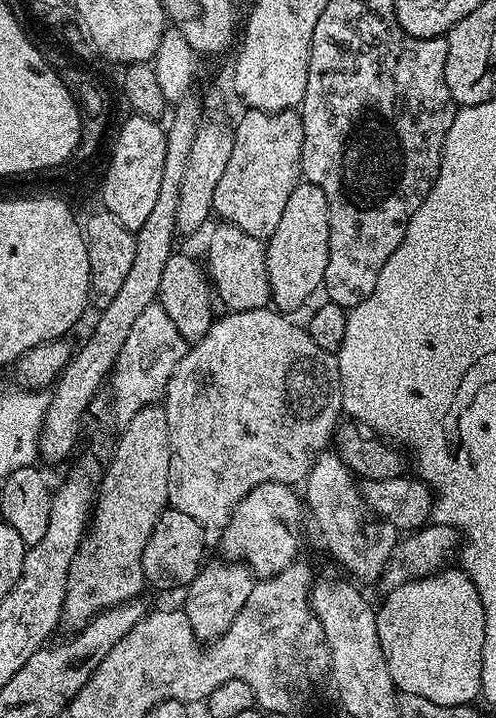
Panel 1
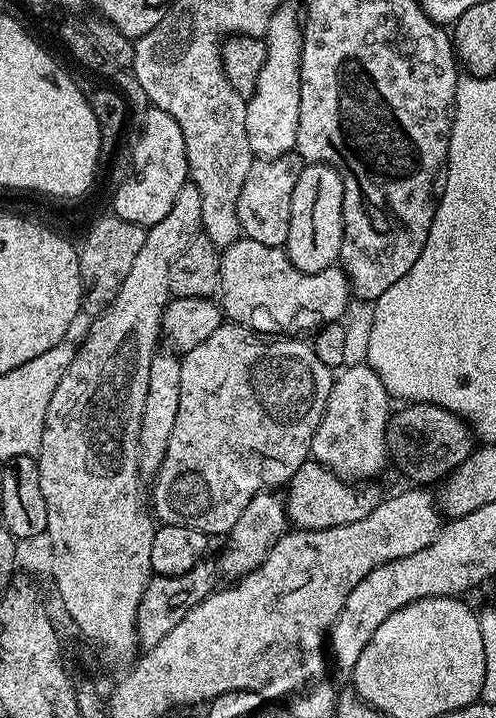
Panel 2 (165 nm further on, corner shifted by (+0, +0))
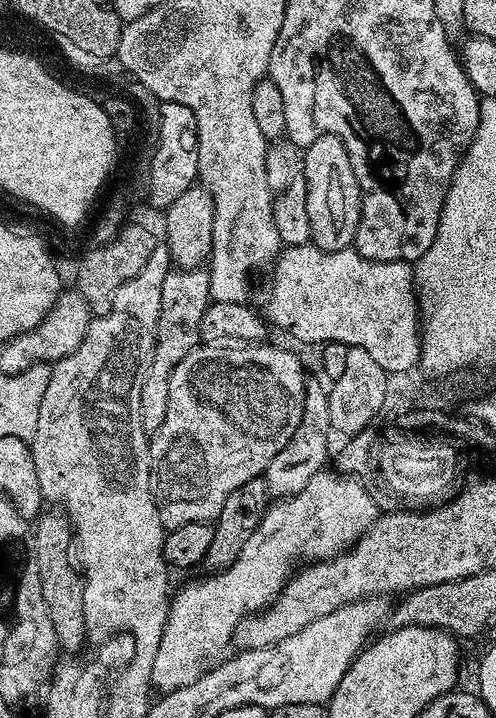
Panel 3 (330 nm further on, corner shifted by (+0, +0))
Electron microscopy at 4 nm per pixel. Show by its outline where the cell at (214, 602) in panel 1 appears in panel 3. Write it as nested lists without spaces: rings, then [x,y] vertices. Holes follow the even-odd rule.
[[[309,379],[305,383],[306,402],[302,408],[302,422],[298,422],[298,430],[294,430],[294,435],[290,438],[290,442],[286,442],[286,446],[282,446],[282,450],[278,450],[278,454],[274,454],[274,458],[270,458],[270,466],[266,466],[264,471],[264,481],[268,487],[269,497],[287,498],[298,494],[302,490],[306,490],[306,482],[310,482],[310,478],[314,478],[314,474],[325,471],[327,462],[330,460],[330,452],[328,456],[328,432],[333,431],[330,422],[330,402],[328,401],[328,388],[320,385],[318,381]]]

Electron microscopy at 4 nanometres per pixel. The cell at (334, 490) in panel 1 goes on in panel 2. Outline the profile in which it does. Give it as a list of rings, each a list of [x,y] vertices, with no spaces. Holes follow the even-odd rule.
[[[349,363],[343,370],[335,373],[330,390],[330,398],[326,410],[322,414],[322,422],[318,422],[318,430],[314,430],[312,439],[311,459],[324,464],[337,476],[343,476],[349,482],[361,482],[367,476],[376,476],[384,468],[384,460],[388,456],[388,421],[390,419],[390,397],[386,386],[382,386],[382,378],[374,374],[367,363]]]

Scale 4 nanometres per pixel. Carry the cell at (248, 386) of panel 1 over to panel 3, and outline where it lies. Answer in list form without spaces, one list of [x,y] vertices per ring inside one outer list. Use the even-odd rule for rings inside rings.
[[[252,342],[247,346],[197,346],[170,374],[168,383],[168,401],[166,402],[166,418],[158,431],[151,433],[148,441],[148,469],[150,470],[150,490],[154,502],[158,506],[158,518],[162,518],[165,529],[171,530],[178,526],[186,526],[190,522],[207,524],[215,522],[222,514],[222,505],[226,498],[242,482],[250,482],[256,476],[263,476],[266,466],[270,466],[270,458],[290,442],[294,430],[298,430],[298,422],[302,422],[302,408],[306,402],[306,375],[300,360],[292,352],[284,348],[275,348],[269,342]]]

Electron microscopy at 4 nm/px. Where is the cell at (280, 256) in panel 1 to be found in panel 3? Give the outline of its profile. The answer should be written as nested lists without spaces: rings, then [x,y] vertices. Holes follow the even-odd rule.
[[[323,134],[315,137],[309,148],[303,149],[306,182],[306,210],[310,213],[311,243],[323,252],[333,252],[353,247],[360,221],[360,187],[350,166],[350,154],[336,136]]]

